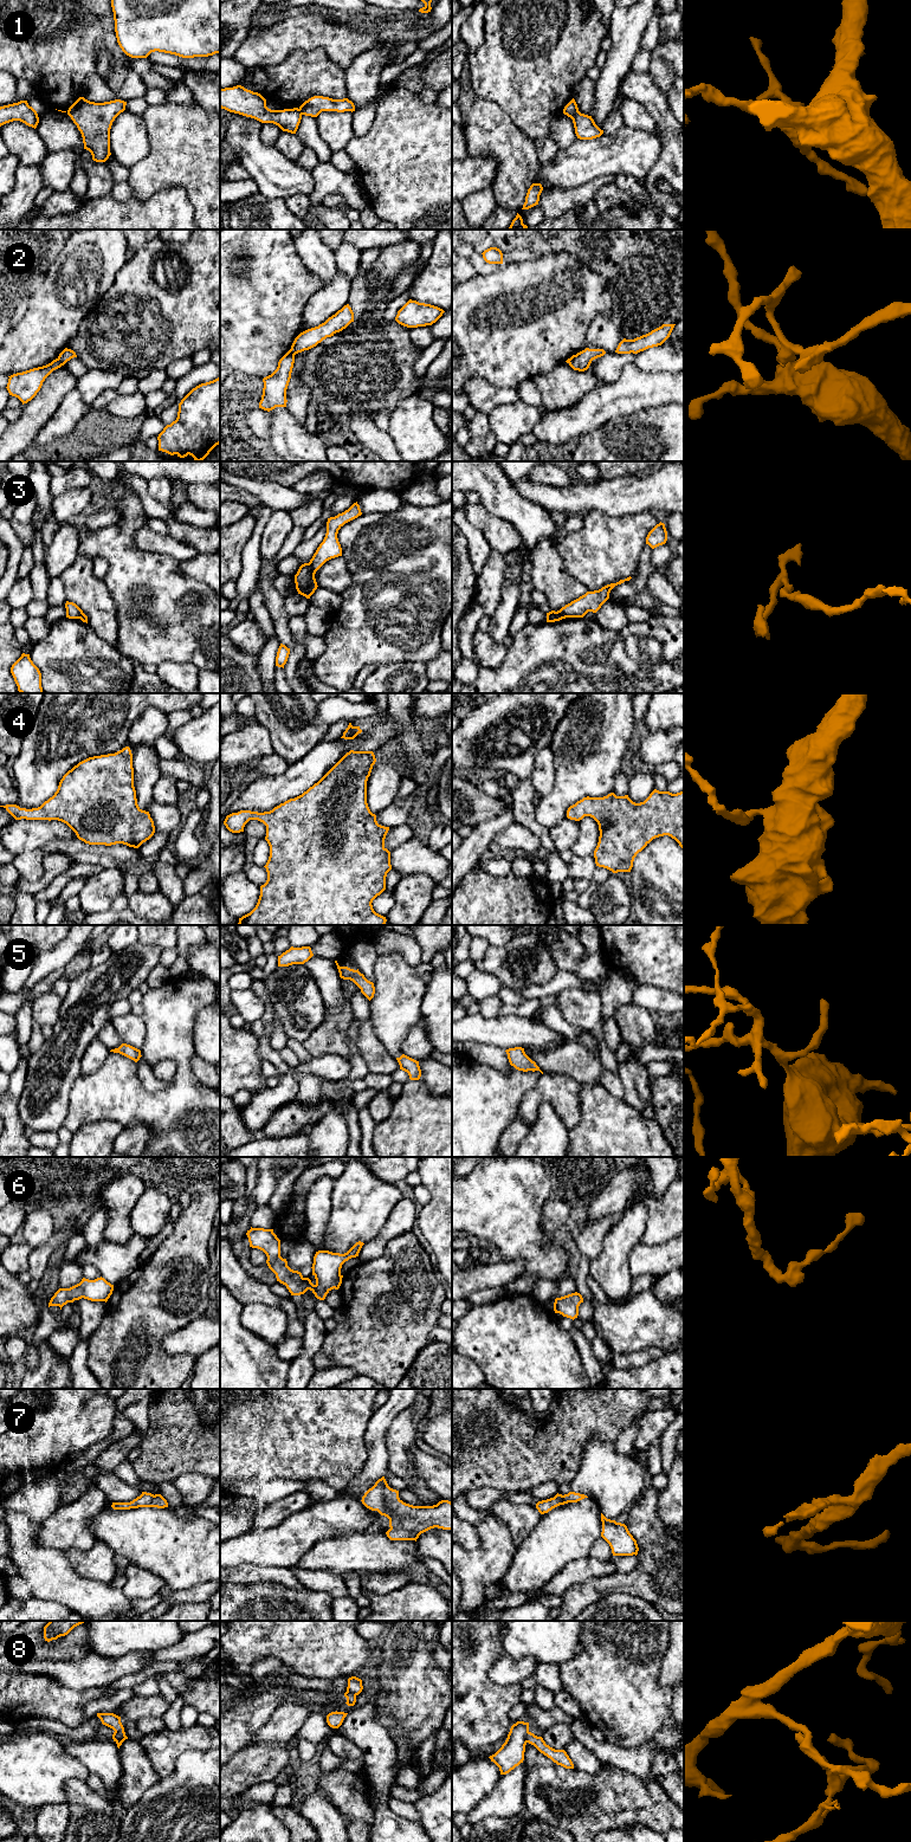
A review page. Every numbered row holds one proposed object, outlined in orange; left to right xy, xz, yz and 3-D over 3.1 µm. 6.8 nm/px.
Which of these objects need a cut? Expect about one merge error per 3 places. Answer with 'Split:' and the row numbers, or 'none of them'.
Split: 1, 2, 3, 8

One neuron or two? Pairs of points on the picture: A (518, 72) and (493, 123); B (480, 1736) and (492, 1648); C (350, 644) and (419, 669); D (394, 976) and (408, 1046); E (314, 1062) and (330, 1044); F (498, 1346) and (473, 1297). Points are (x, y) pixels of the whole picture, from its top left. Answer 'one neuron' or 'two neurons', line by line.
A: two neurons
B: one neuron
C: two neurons
D: two neurons
E: two neurons
F: two neurons

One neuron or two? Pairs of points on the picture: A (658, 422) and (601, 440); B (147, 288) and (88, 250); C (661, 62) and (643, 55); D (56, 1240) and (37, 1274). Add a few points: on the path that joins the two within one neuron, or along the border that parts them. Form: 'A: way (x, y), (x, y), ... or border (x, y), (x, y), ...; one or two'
A: way (644, 437), (640, 440), (615, 440); one
B: border (130, 254), (105, 295); two
C: border (651, 51), (651, 63), (647, 71); two
D: way (47, 1248), (39, 1256), (37, 1266); one

